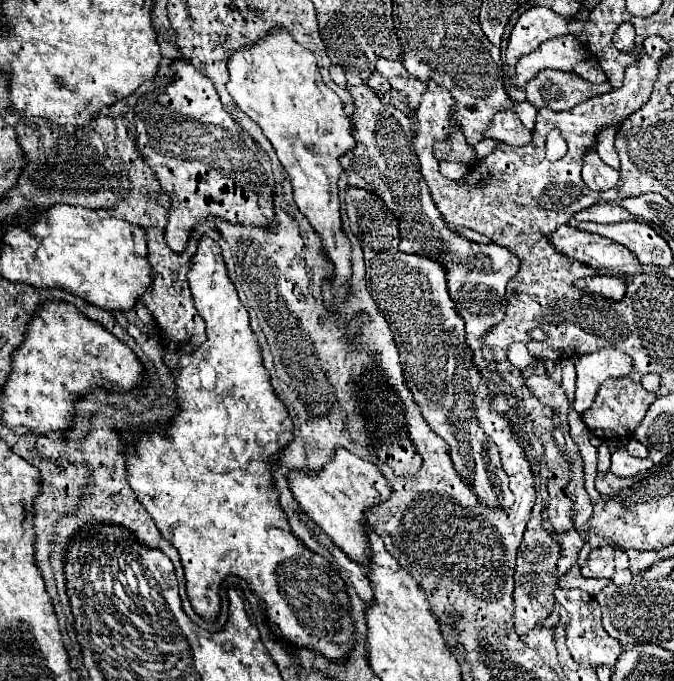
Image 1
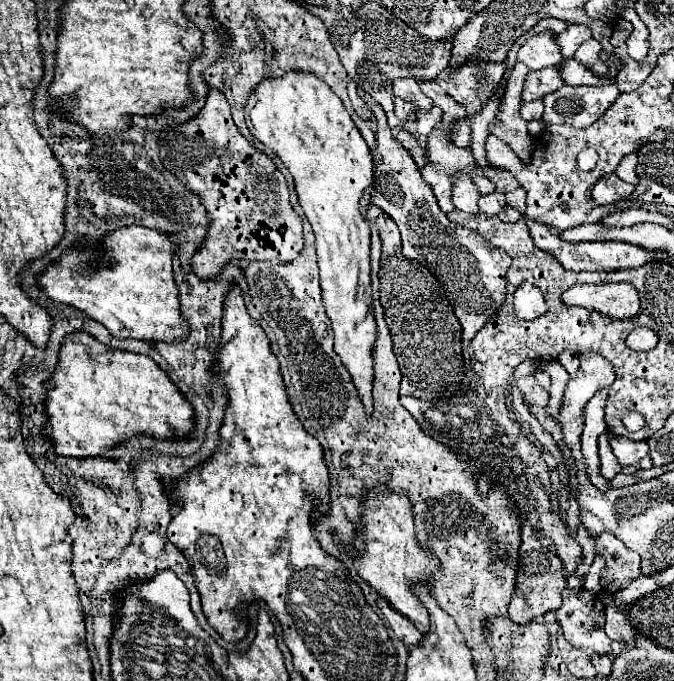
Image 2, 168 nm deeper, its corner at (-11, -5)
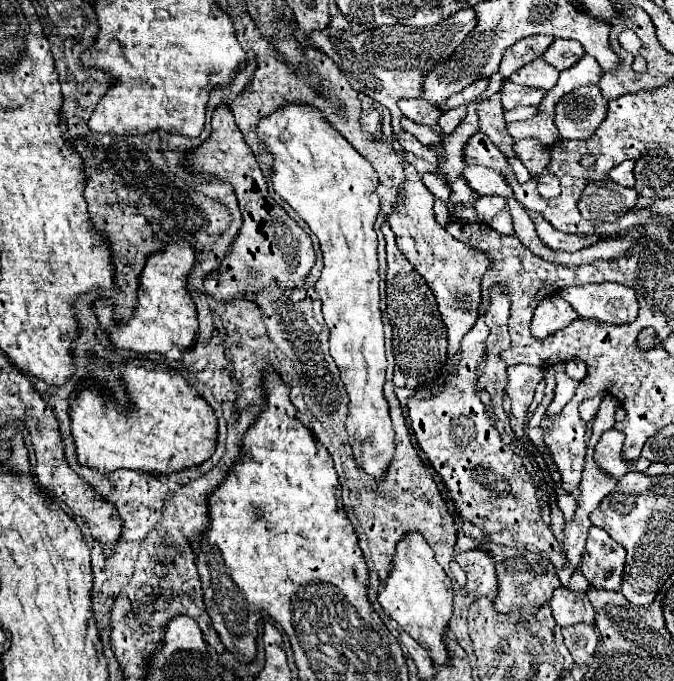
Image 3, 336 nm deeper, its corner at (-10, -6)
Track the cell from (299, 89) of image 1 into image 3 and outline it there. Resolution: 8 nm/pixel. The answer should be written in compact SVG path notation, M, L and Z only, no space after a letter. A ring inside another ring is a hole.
M286 103L268 117L262 117L258 121L258 139L262 141L264 151L272 155L272 185L274 191L306 221L310 231L318 237L320 249L324 255L324 269L320 279L314 285L314 291L318 293L322 301L322 313L324 321L330 329L330 355L334 357L340 379L348 393L348 419L346 419L346 431L350 437L350 445L354 449L356 461L364 467L368 475L374 479L382 479L392 453L394 453L394 429L388 415L388 403L384 399L382 387L386 377L386 355L384 355L384 331L382 331L382 319L380 319L380 293L378 293L378 259L376 259L376 233L374 233L374 221L380 211L380 197L376 193L378 175L372 167L372 163L362 157L344 137L340 131L336 131L322 111L318 111L312 105L300 105L300 103Z

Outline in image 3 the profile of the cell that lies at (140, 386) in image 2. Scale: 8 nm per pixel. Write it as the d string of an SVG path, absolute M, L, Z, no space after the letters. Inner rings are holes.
M128 359L124 363L112 363L110 369L124 383L126 393L130 397L130 409L120 407L120 403L114 399L108 387L104 391L94 383L94 379L90 379L92 385L86 385L74 391L74 397L70 399L70 431L76 445L76 459L80 465L86 465L98 471L132 469L132 471L144 471L144 473L154 473L154 471L172 473L172 471L188 469L192 465L200 465L214 453L214 447L216 447L214 411L184 381L180 373L176 373L172 367L168 367L162 361L150 361L150 359Z

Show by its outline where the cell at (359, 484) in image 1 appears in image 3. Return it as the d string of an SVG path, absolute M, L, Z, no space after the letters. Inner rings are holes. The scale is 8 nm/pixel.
M410 531L404 535L404 539L398 541L392 567L378 591L378 603L406 633L410 633L430 653L436 665L446 663L446 647L442 643L442 635L452 615L452 583L444 569L436 563L432 547L418 531Z

